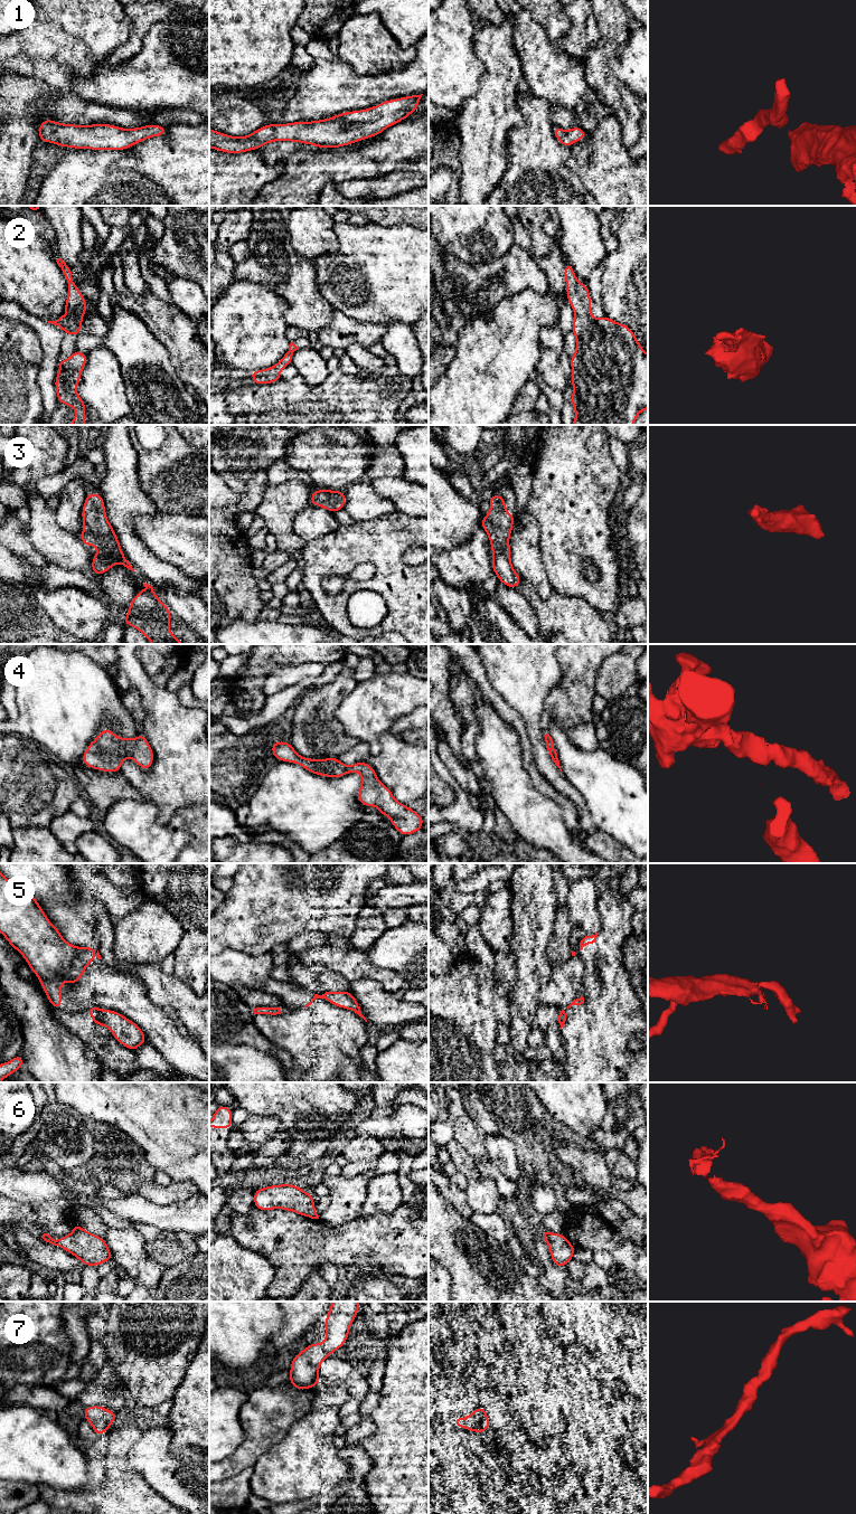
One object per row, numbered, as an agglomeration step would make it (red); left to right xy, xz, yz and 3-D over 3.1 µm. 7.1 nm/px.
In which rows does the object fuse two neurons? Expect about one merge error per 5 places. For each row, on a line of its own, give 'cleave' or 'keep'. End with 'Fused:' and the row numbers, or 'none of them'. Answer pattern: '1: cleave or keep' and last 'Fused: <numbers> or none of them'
1: keep
2: keep
3: keep
4: keep
5: cleave
6: keep
7: keep
Fused: 5

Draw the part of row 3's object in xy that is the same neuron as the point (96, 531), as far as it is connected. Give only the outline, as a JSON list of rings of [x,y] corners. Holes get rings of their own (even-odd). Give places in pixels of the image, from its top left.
[[[87,493],[82,510],[82,519],[82,543],[84,546],[96,546],[98,549],[92,558],[93,574],[104,575],[115,564],[122,564],[134,571],[124,557],[116,533],[107,520],[101,493]]]

